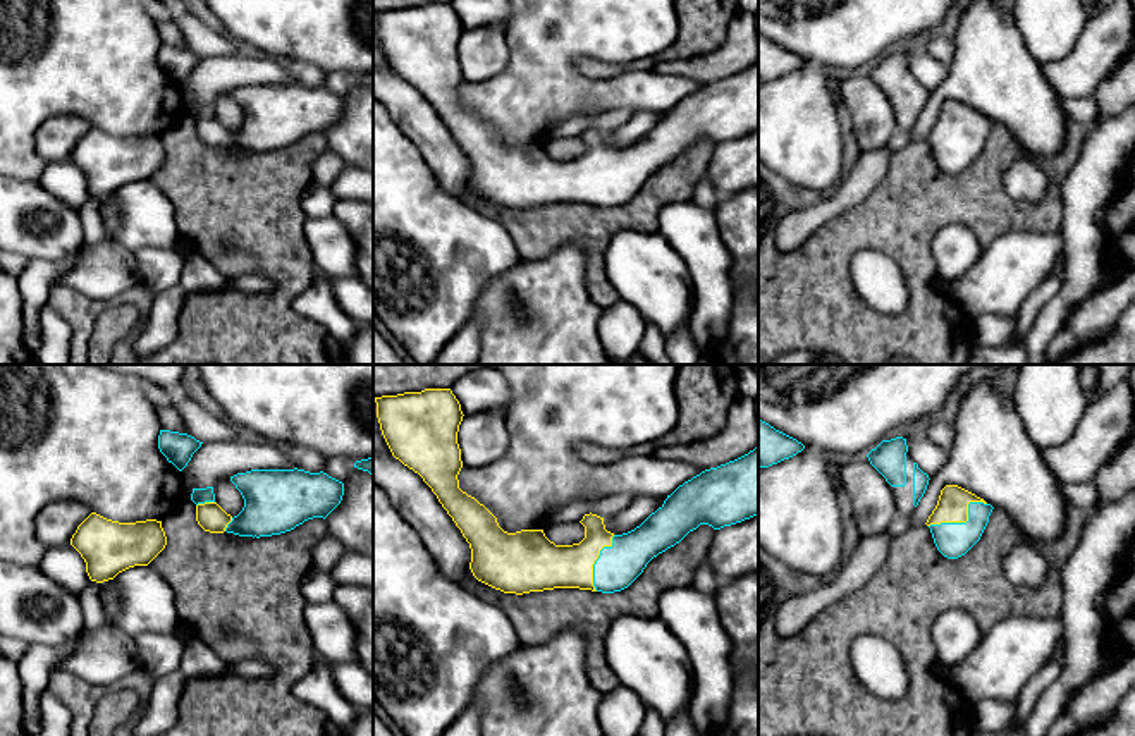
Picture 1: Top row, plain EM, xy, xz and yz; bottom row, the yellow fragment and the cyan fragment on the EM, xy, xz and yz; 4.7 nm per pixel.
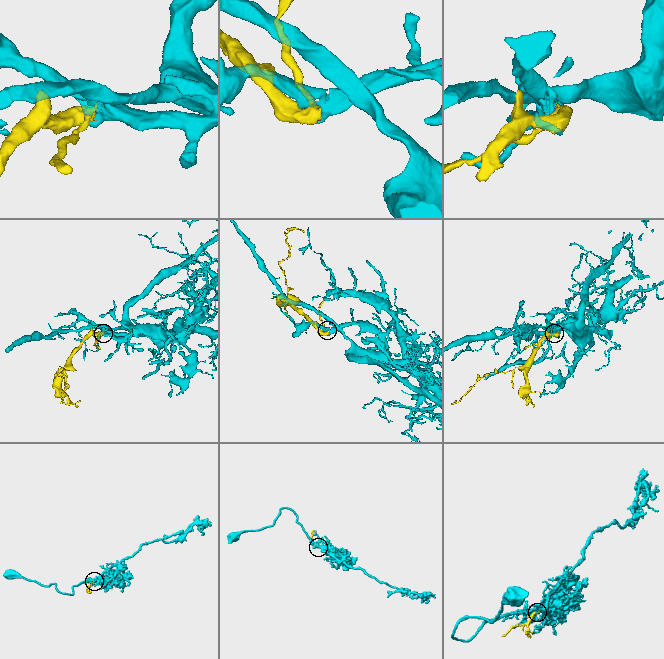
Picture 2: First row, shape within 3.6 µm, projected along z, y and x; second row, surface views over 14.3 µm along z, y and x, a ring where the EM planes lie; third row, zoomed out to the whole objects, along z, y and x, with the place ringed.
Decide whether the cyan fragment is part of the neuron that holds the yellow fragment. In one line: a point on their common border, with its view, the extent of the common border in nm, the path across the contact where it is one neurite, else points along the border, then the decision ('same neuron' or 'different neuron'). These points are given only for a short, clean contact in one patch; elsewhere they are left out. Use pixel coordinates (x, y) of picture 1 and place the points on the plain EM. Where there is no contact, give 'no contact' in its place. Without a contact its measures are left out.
contact yz (963, 136); length 300 nm; same neuron

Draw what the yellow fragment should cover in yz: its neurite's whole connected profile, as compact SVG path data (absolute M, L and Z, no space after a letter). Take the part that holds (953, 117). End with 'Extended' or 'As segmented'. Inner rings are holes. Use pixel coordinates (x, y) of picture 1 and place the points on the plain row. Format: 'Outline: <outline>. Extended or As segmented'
Outline: M946 100L925 139L937 165L948 174L958 174L980 155L992 124L975 108L958 100Z. Extended

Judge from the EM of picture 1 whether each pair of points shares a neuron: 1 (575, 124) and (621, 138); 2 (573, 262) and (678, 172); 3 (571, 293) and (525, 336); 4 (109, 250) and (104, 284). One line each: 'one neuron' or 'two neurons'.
1: two neurons
2: two neurons
3: one neuron
4: one neuron

